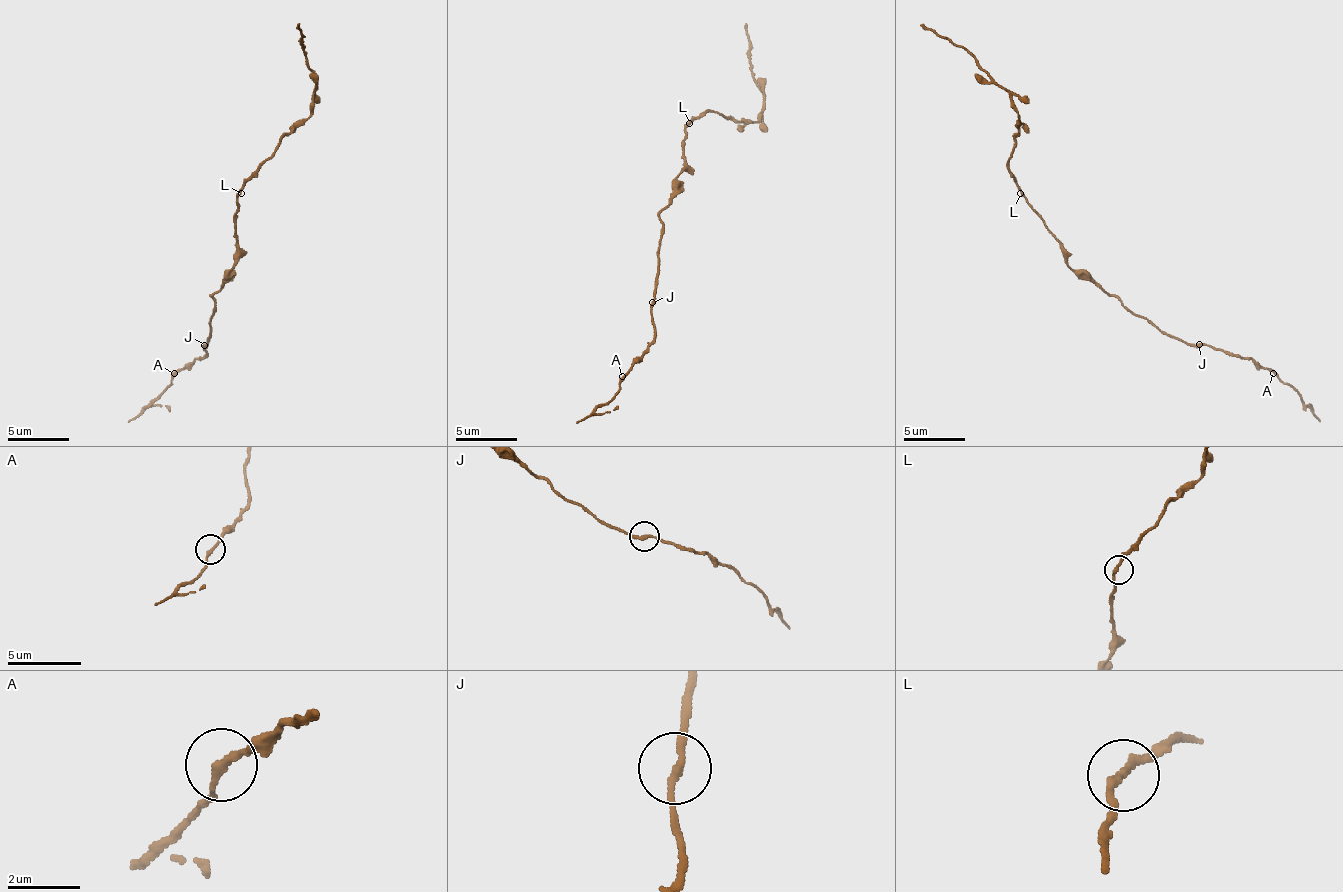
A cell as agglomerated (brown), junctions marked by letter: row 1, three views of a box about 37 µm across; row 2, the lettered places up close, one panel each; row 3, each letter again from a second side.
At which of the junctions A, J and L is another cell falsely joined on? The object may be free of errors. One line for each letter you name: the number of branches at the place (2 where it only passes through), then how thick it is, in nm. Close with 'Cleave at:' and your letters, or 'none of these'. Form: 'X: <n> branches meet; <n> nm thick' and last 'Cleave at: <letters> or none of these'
Cleave at: none of these

